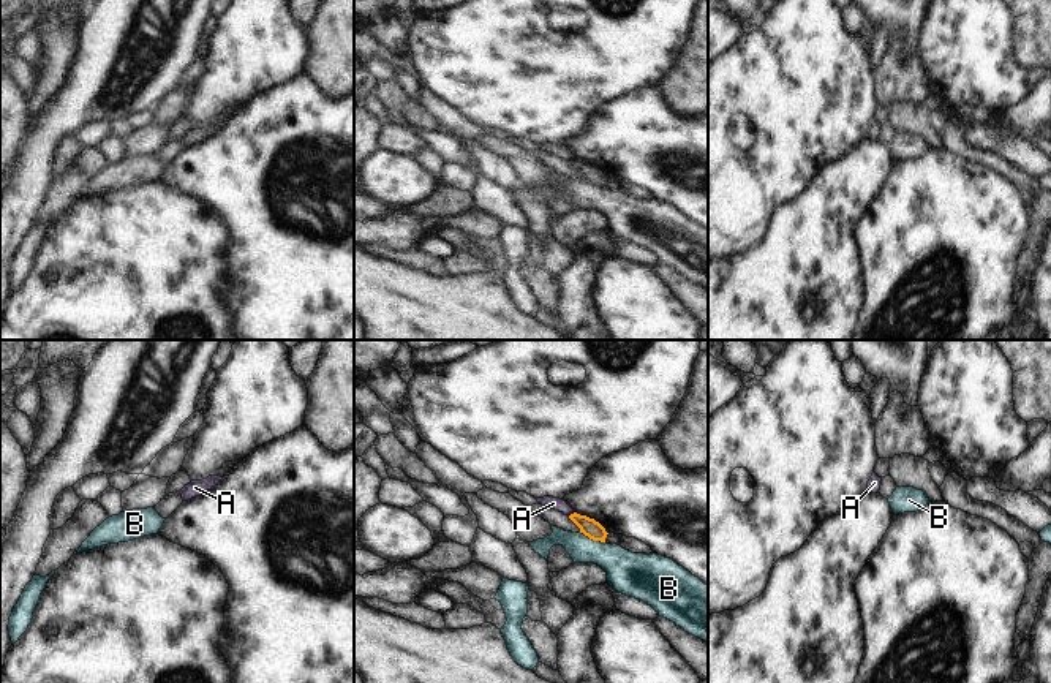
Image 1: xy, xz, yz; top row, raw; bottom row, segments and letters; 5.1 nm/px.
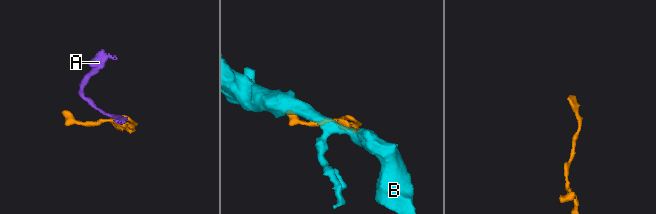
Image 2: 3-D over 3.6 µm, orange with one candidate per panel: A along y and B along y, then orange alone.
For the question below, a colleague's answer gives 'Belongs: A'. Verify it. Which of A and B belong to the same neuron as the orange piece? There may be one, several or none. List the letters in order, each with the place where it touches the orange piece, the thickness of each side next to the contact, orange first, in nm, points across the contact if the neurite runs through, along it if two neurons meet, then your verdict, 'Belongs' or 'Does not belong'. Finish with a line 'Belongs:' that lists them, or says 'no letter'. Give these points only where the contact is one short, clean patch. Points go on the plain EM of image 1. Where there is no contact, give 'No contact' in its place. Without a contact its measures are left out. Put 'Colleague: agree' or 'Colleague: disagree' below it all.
A: Touches orange at xz (571, 160). Thickness 90 nm (orange) against 60 nm. Boundary: xz (574, 158), (569, 162). Does not belong
B: Touches orange at xz (593, 185). Thickness 90 nm (orange) against 220 nm. Boundary: xz (580, 177), (604, 188). Does not belong
Belongs: no letter
Colleague: disagree

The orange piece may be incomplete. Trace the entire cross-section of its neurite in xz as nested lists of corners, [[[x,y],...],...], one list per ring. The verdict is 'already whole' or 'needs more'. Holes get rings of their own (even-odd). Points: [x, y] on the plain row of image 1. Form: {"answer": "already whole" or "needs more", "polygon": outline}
{"answer": "already whole", "polygon": [[[577,158],[571,160],[569,164],[580,174],[580,179],[588,182],[590,185],[605,188],[608,179],[594,164],[580,161]]]}

